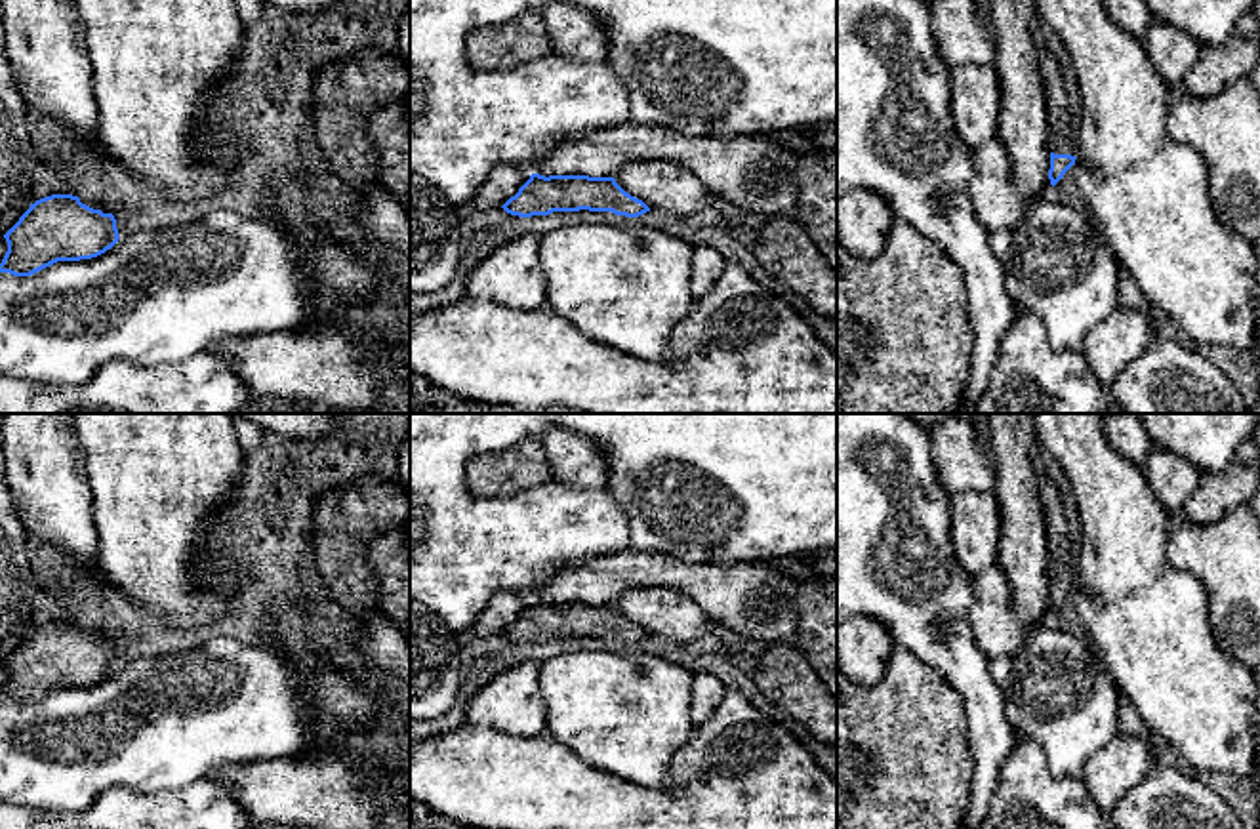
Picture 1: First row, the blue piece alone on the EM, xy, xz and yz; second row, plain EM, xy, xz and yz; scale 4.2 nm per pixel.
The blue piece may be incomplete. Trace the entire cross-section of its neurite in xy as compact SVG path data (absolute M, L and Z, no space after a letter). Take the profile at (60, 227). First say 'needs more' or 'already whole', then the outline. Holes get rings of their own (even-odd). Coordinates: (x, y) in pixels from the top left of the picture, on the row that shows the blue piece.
already whole; M51 194L36 200L4 234L8 252L0 263L0 273L30 276L57 261L91 259L118 242L116 219L80 202L72 194Z

